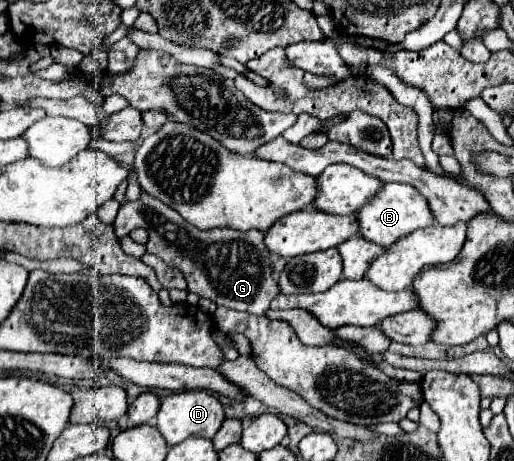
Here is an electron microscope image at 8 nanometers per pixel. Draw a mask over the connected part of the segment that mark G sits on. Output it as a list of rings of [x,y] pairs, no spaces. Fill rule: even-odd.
[[[143,193],[139,201],[127,201],[121,205],[113,227],[117,237],[129,235],[137,227],[147,229],[147,253],[157,255],[169,267],[183,271],[189,285],[187,289],[215,301],[217,305],[241,309],[253,315],[265,315],[269,311],[271,299],[281,293],[279,283],[273,279],[271,251],[265,245],[265,231],[237,231],[229,227],[203,231],[189,225],[175,209],[149,197],[147,193]]]

